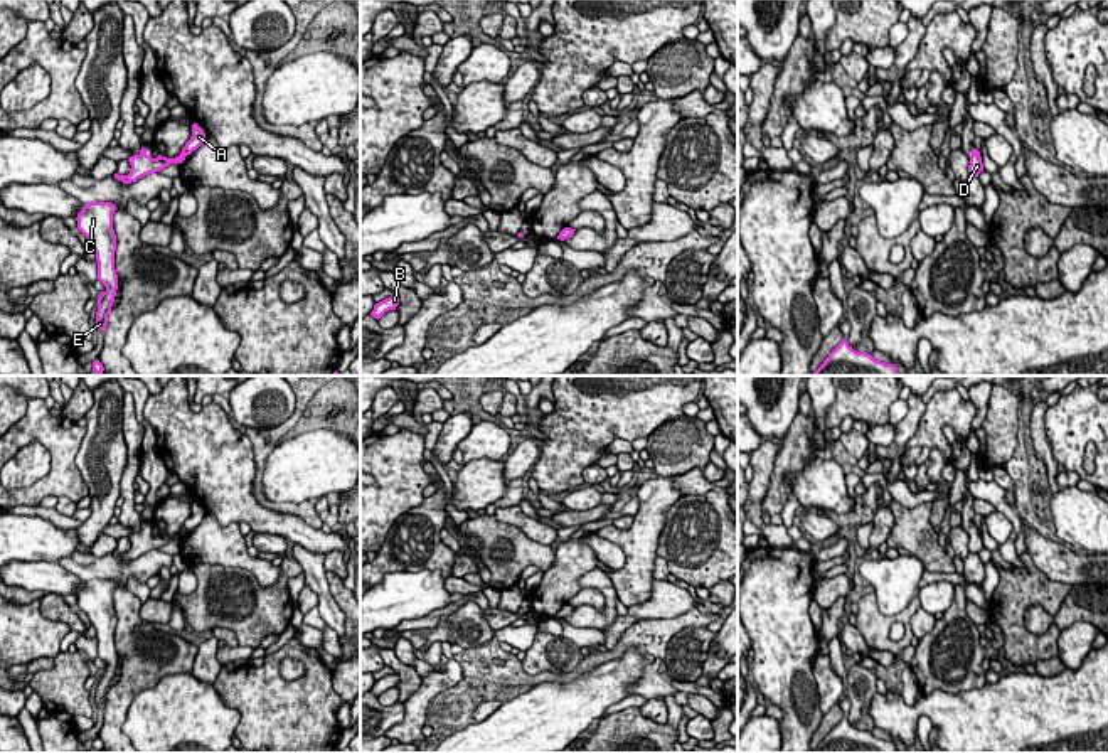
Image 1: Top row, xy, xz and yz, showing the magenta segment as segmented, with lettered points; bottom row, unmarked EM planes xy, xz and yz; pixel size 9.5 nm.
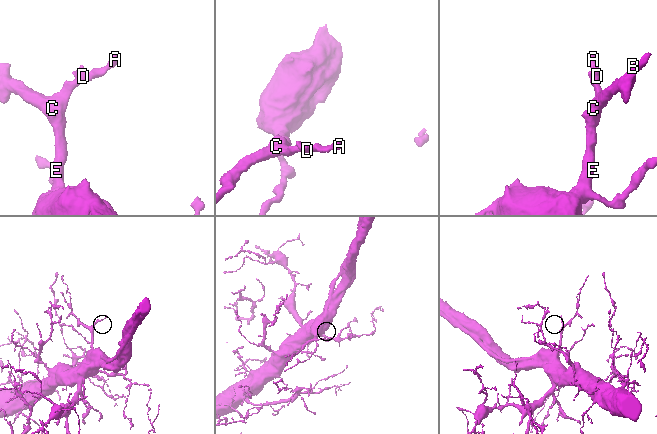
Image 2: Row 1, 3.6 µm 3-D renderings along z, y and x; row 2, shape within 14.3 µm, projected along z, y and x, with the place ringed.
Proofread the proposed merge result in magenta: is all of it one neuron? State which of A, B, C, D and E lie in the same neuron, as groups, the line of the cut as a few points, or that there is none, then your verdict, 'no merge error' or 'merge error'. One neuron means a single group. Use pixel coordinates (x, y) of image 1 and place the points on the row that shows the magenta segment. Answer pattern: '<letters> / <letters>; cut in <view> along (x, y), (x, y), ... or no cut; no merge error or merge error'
A B C D E; no cut; no merge error

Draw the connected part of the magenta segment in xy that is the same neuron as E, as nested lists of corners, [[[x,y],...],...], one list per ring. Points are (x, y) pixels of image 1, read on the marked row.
[[[111,202],[84,204],[77,214],[77,229],[88,238],[96,253],[98,280],[106,286],[98,298],[96,328],[106,332],[108,315],[118,290],[118,275],[115,270],[116,234],[113,229],[113,214],[116,206]]]

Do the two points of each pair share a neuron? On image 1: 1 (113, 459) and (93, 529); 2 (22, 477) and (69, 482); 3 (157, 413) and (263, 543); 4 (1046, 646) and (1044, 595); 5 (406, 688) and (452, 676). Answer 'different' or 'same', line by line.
1: same
2: different
3: different
4: same
5: different

